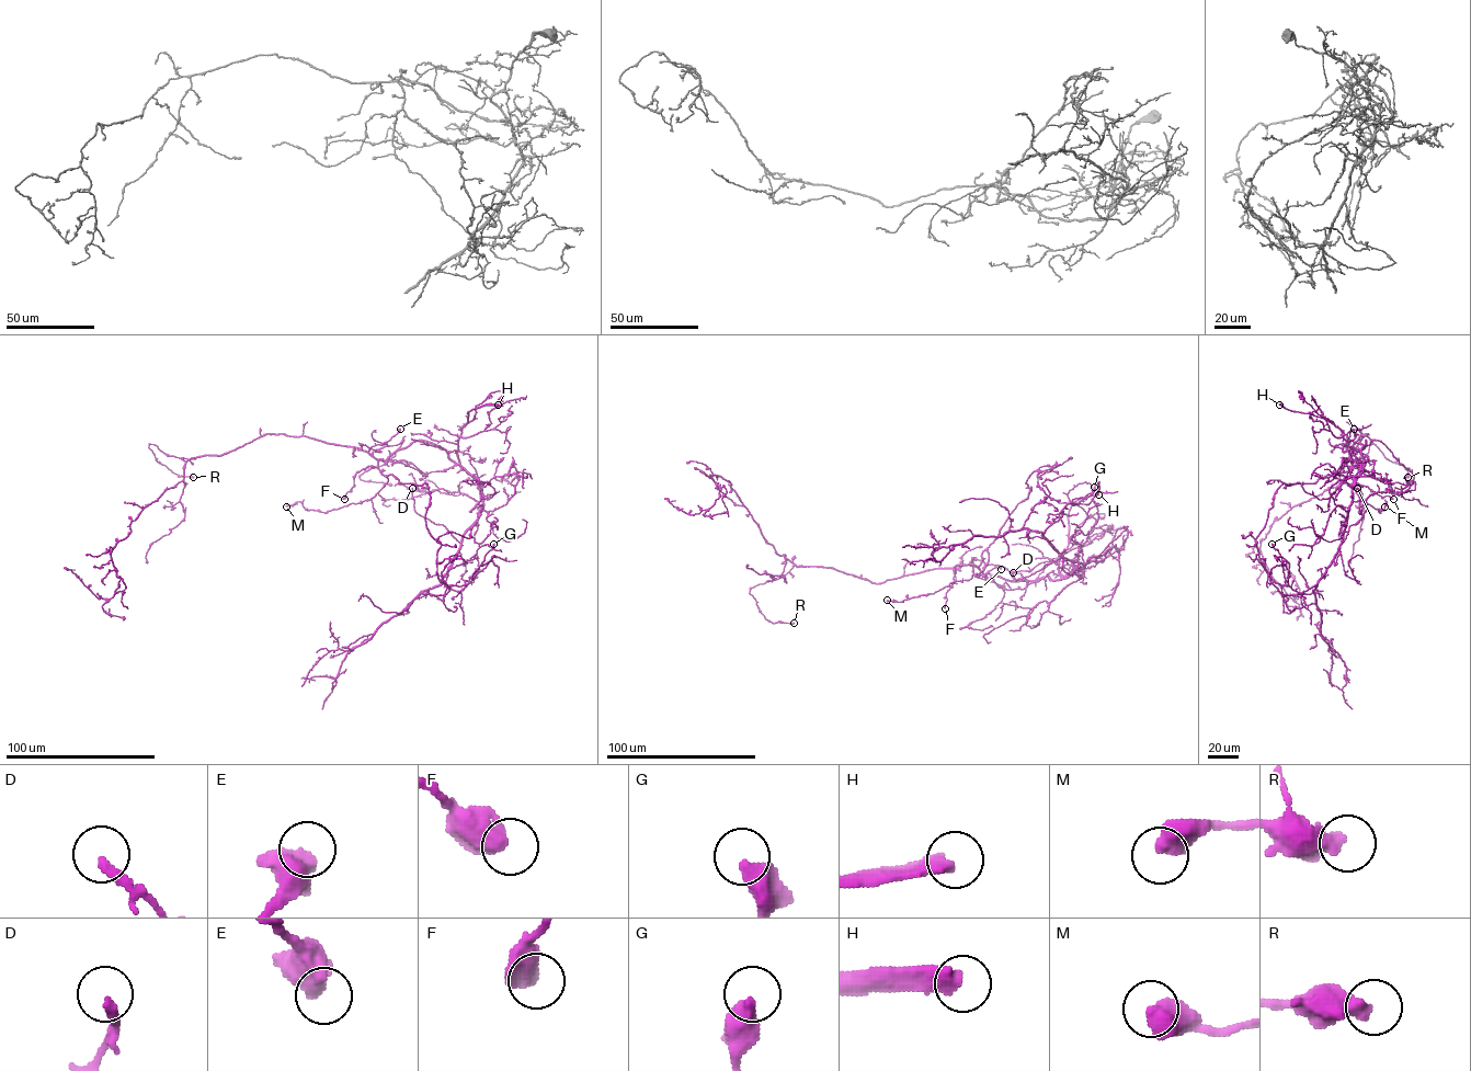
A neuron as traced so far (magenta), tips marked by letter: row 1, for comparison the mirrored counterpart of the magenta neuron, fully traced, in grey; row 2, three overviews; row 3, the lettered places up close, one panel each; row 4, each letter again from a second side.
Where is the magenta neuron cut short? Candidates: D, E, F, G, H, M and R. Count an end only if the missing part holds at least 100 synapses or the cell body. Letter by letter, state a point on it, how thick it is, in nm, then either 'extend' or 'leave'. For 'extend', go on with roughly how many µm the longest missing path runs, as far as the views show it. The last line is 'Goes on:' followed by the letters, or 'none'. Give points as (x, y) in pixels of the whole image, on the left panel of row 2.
D: place (412, 488); calibre 260 nm; leave
E: place (400, 429); calibre 600 nm; leave
F: place (344, 499); calibre 500 nm; leave
G: place (493, 544); calibre 480 nm; leave
H: place (498, 405); calibre 440 nm; extend; missing 20 µm
M: place (286, 506); calibre 550 nm; leave
R: place (193, 477); calibre 480 nm; leave
Goes on: H

